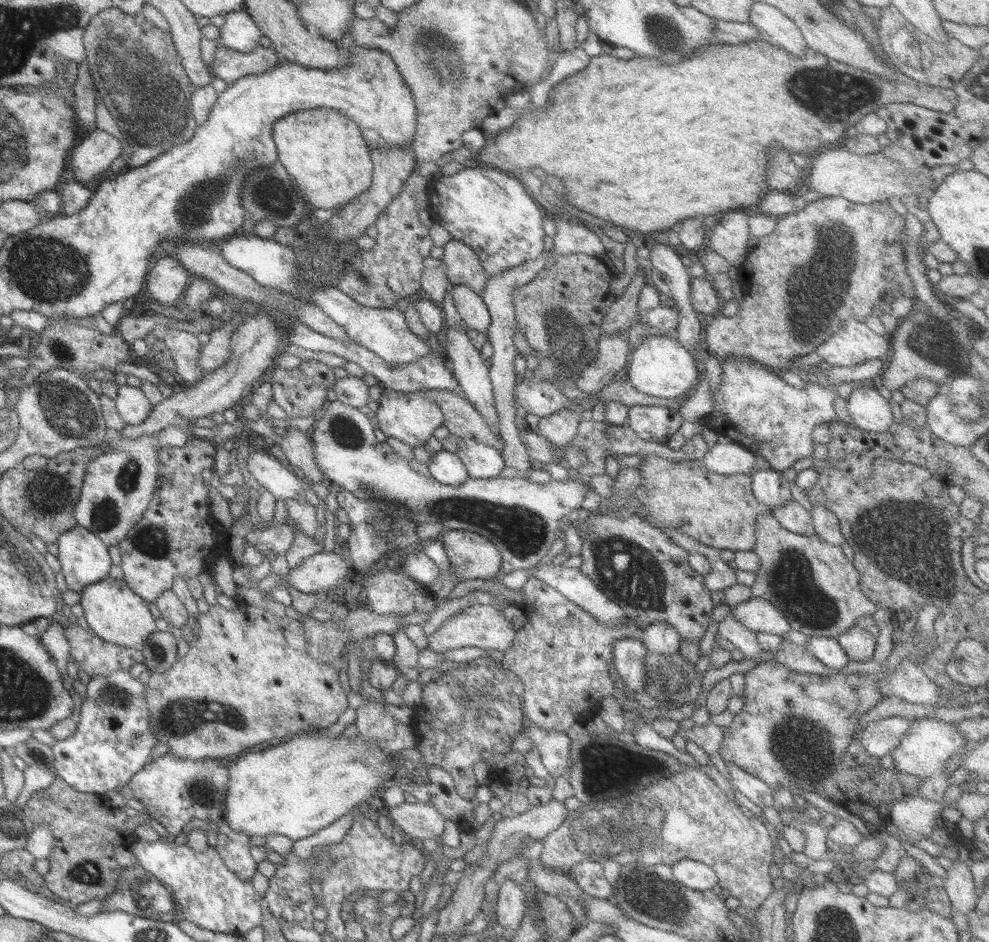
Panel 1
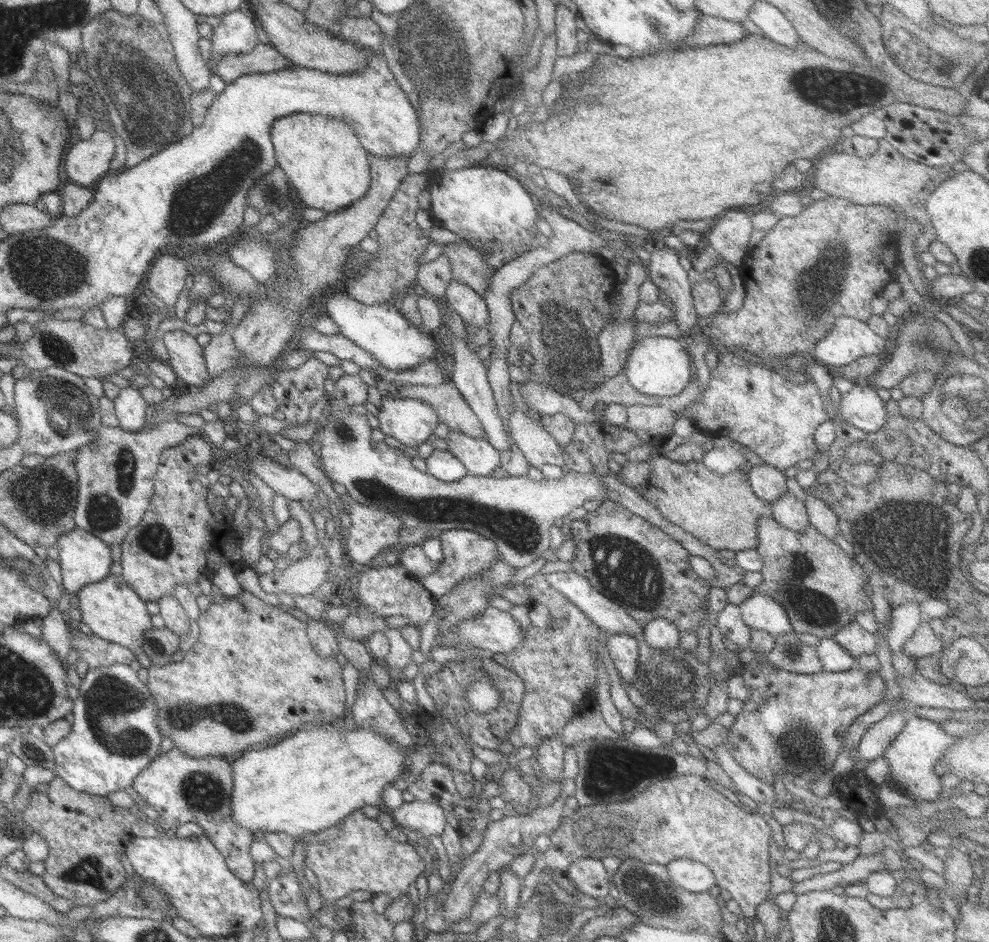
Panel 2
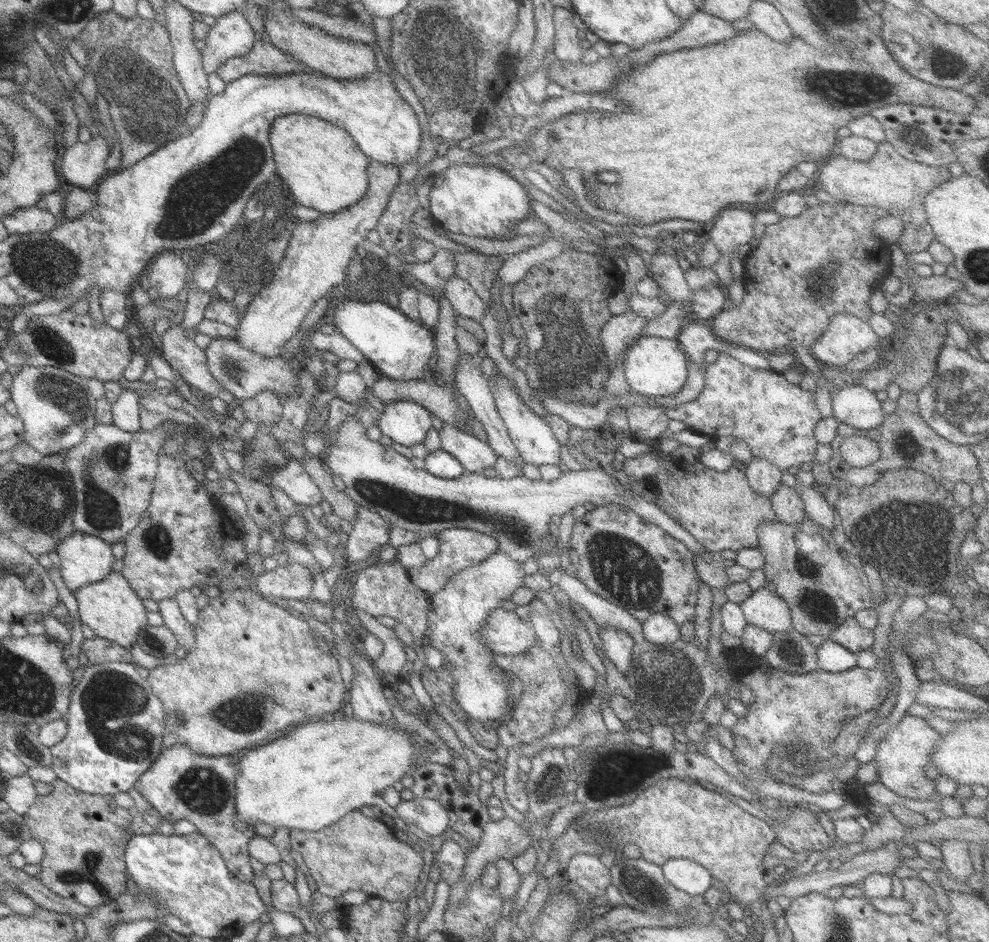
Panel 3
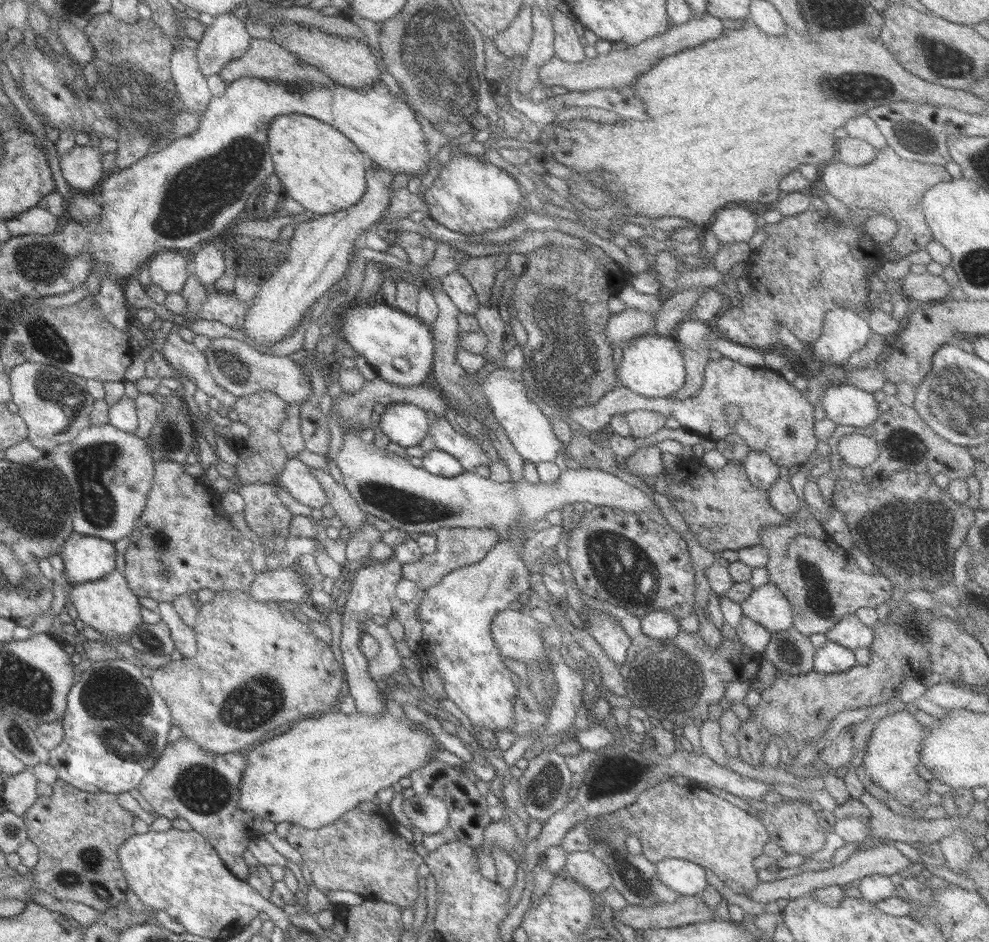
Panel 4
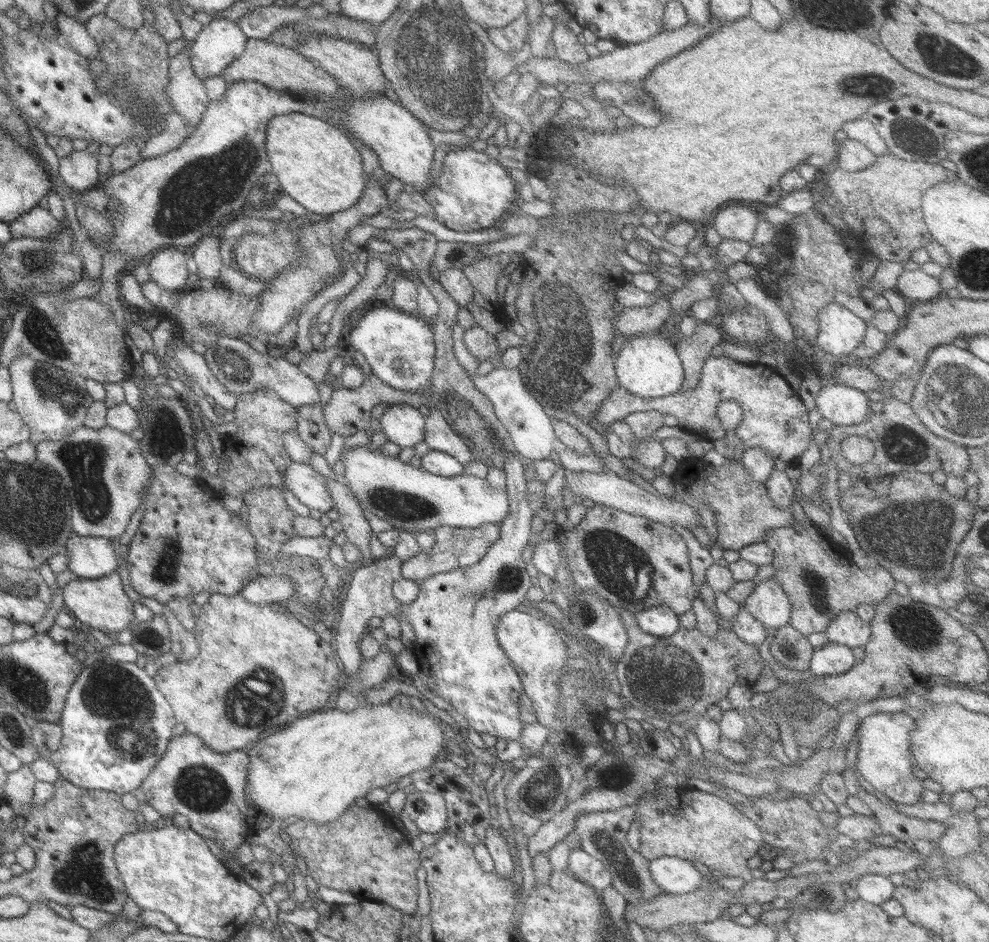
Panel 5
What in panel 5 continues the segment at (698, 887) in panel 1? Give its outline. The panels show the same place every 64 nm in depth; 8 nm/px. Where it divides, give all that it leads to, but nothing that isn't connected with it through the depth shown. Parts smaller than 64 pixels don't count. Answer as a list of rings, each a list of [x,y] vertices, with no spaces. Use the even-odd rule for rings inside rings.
[[[661,856],[649,861],[649,876],[667,894],[685,894],[703,884],[703,876],[686,860]]]

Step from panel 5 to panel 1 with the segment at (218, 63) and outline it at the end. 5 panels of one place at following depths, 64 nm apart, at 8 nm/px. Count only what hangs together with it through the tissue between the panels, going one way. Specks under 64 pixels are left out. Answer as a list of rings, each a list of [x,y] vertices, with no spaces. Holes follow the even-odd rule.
[[[237,10],[224,15],[223,24],[219,27],[219,37],[215,41],[219,46],[245,53],[259,46],[261,36],[251,17],[244,10]]]

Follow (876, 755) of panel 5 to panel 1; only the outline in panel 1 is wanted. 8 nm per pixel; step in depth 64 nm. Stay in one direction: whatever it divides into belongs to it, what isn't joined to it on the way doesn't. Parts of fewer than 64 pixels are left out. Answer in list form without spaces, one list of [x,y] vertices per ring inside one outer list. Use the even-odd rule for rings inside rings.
[[[937,719],[913,720],[909,722],[906,734],[901,737],[900,744],[889,754],[893,761],[893,770],[913,776],[919,780],[917,795],[929,801],[942,801],[948,781],[949,773],[944,771],[943,764],[947,759],[957,755],[962,746],[967,744],[958,728]]]

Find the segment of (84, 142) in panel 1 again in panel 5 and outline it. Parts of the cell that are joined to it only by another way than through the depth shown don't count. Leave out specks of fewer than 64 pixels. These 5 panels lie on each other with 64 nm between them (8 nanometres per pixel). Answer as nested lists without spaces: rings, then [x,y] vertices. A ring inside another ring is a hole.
[[[72,150],[69,156],[58,160],[59,178],[73,191],[89,191],[98,186],[102,176],[97,172],[95,156],[84,150]]]

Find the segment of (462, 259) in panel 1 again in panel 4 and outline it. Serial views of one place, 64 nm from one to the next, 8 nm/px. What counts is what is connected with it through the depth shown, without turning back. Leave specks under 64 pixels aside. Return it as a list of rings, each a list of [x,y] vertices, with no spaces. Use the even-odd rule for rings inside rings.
[[[506,253],[494,256],[471,258],[457,266],[457,273],[463,276],[473,290],[480,305],[487,306],[496,273],[505,268],[508,262]]]

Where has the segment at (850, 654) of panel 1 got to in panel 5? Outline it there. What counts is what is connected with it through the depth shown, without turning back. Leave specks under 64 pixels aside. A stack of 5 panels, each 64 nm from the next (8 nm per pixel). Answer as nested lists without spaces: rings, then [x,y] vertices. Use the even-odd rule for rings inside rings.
[[[841,611],[831,619],[824,630],[829,643],[847,648],[862,647],[870,637],[870,623],[860,619],[854,611]]]

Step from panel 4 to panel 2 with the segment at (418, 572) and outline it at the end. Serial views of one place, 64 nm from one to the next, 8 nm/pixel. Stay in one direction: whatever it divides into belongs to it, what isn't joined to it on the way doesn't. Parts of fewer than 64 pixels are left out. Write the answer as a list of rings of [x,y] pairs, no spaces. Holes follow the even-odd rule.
[[[449,529],[443,531],[438,540],[441,546],[441,561],[436,564],[433,573],[429,573],[425,577],[415,578],[425,590],[432,594],[433,598],[445,595],[457,581],[471,577],[475,573],[483,573],[498,558],[495,543],[470,530]]]

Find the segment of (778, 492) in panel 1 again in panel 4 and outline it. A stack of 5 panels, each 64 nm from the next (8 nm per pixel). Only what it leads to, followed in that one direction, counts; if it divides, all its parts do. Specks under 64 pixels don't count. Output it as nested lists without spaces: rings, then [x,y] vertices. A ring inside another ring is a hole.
[[[749,451],[741,464],[743,464],[743,472],[750,484],[764,492],[779,477],[778,466],[771,462],[765,453]]]

